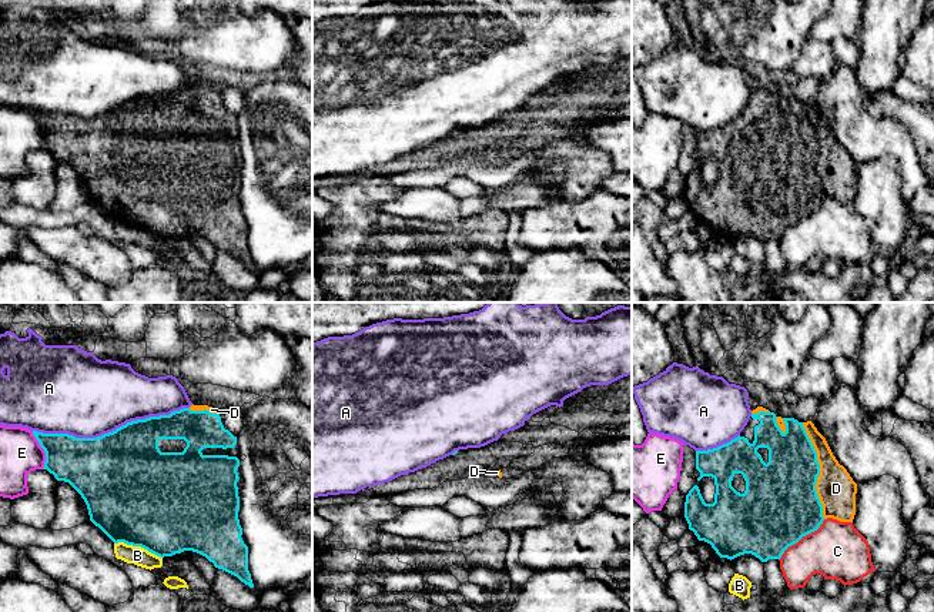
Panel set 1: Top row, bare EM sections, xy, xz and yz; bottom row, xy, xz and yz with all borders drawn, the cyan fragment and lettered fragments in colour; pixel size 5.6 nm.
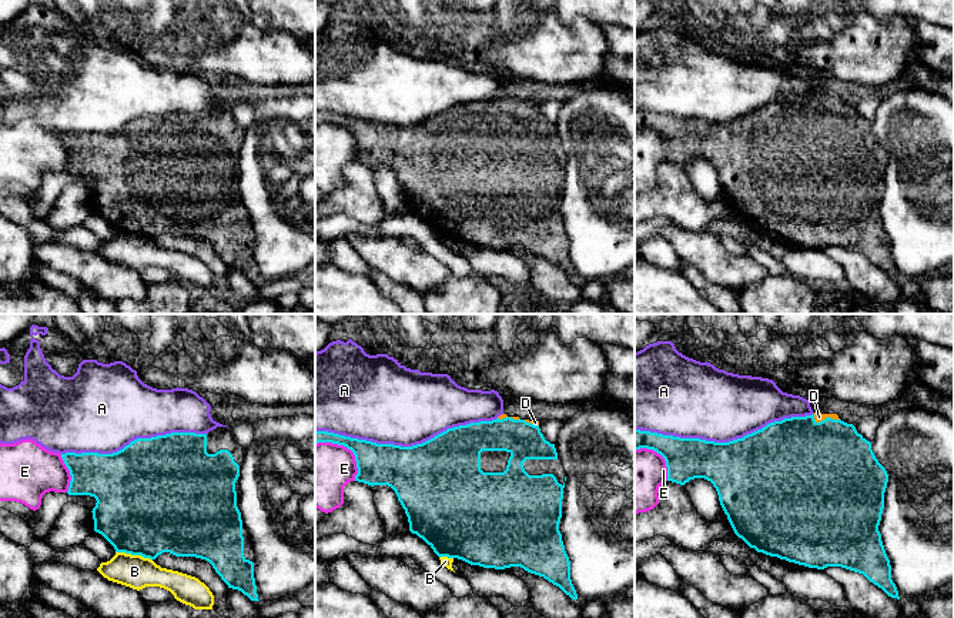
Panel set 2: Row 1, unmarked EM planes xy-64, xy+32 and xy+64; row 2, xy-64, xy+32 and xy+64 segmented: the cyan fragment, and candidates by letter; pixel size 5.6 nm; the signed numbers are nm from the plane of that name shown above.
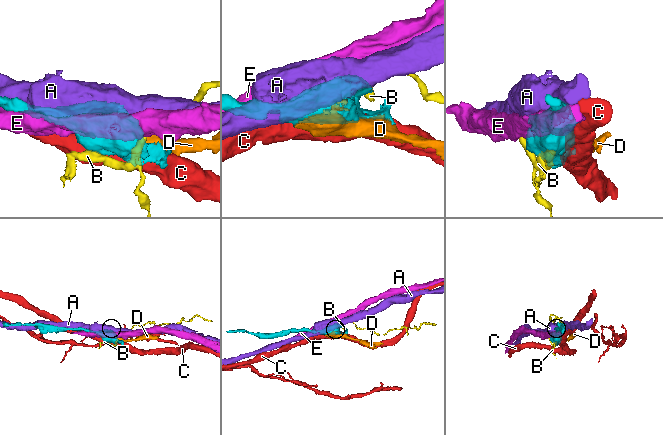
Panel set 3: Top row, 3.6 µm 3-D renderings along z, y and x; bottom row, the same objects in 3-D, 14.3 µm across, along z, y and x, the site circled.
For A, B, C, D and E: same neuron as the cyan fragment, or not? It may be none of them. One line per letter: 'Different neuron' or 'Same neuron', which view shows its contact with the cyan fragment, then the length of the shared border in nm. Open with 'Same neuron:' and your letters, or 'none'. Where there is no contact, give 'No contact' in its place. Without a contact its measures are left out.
Same neuron: D
A: Different neuron. Touches cyan in xy. Shared border 900 nm
B: Different neuron. Touches cyan in xy. Shared border 280 nm
C: Different neuron. Touches cyan in yz. Shared border 340 nm
D: Same neuron. Touches cyan in yz. Shared border 550 nm
E: Different neuron. Touches cyan in xy. Shared border 220 nm

